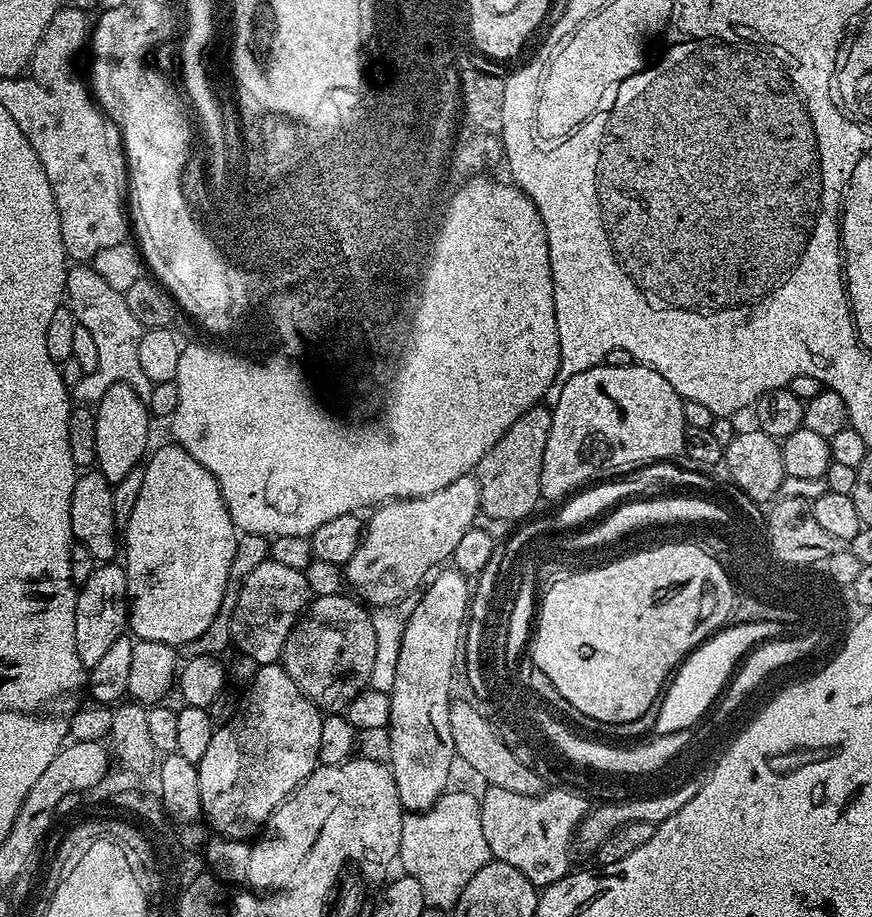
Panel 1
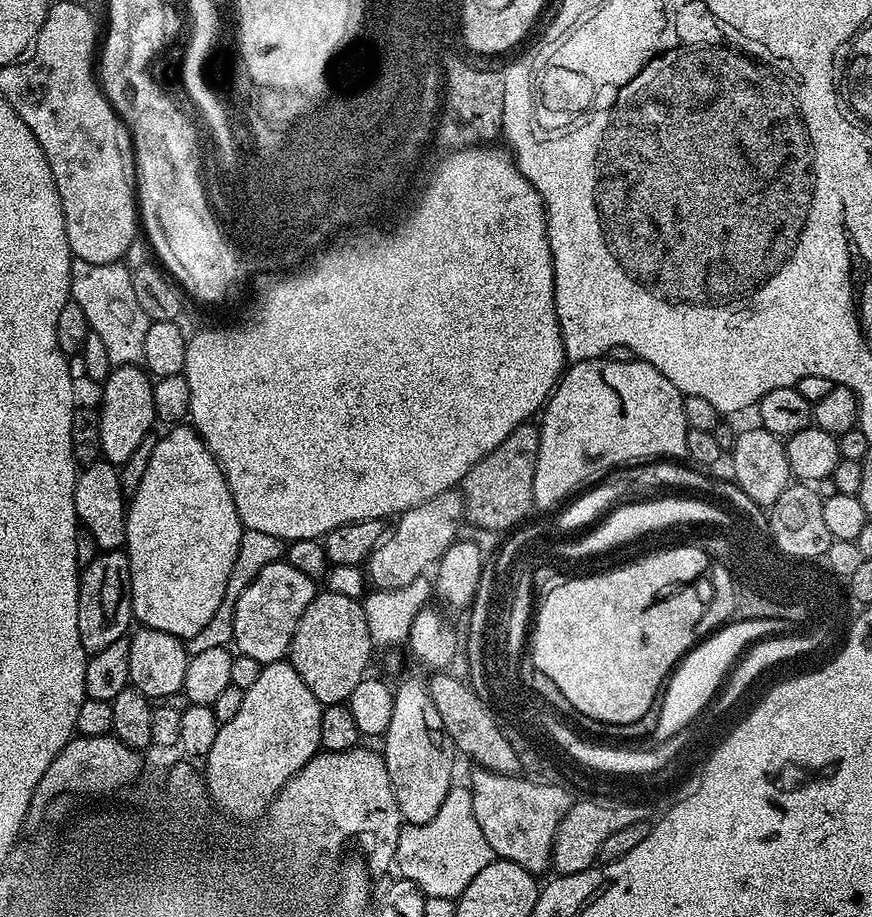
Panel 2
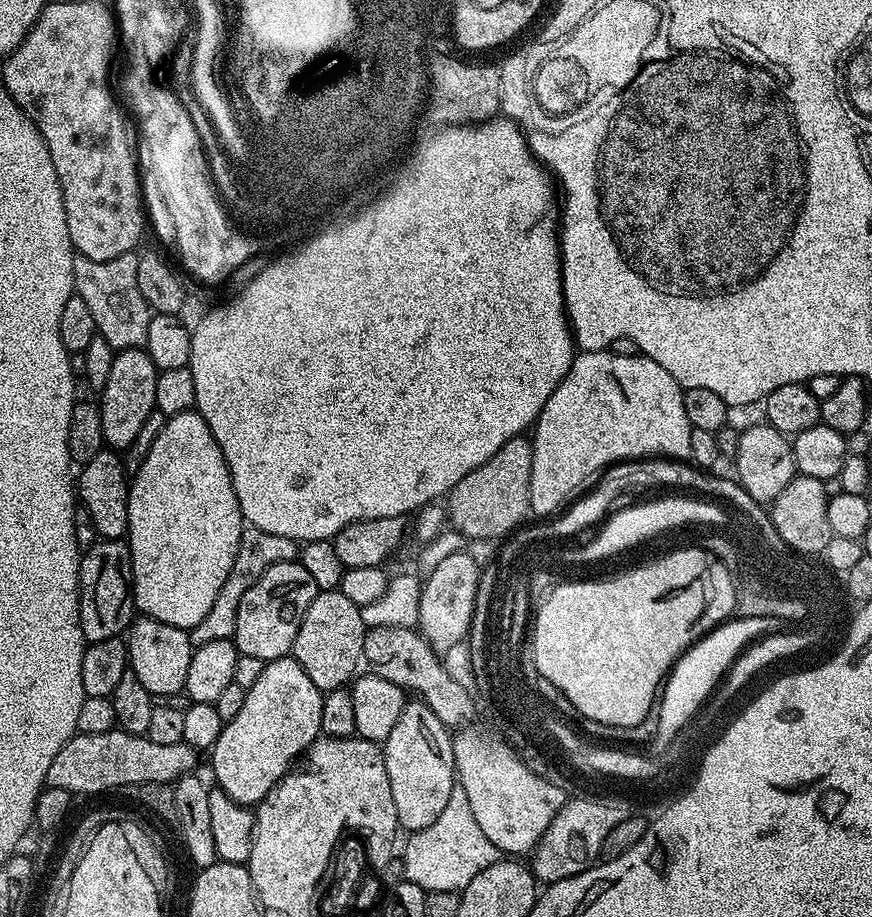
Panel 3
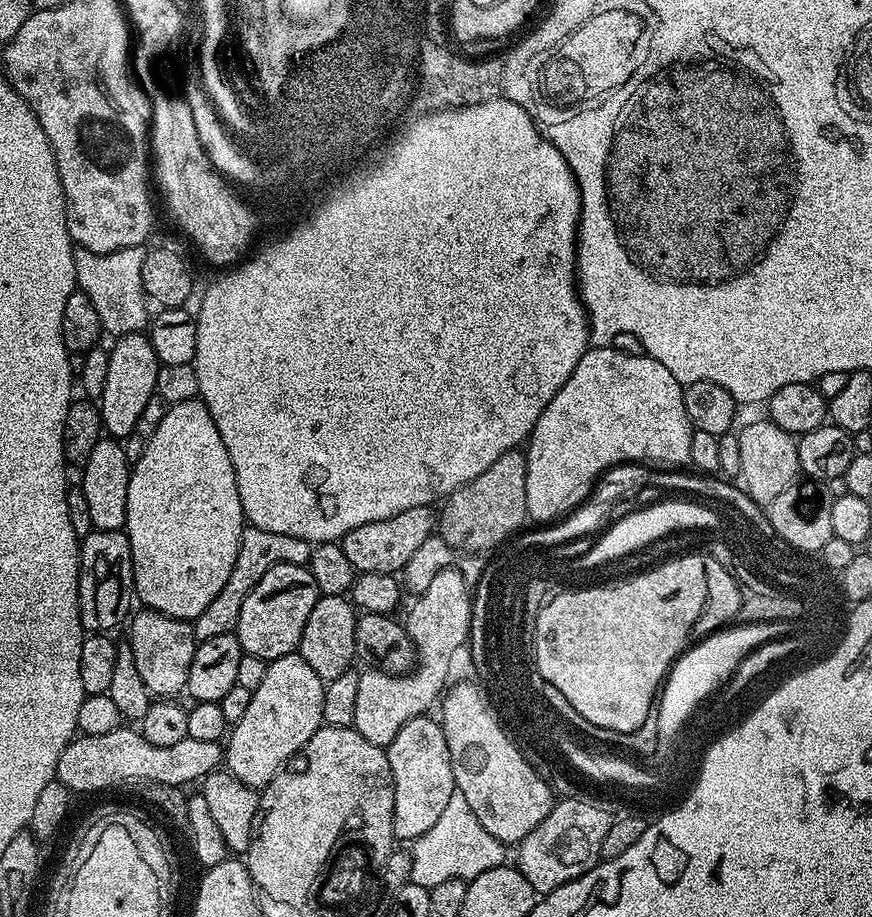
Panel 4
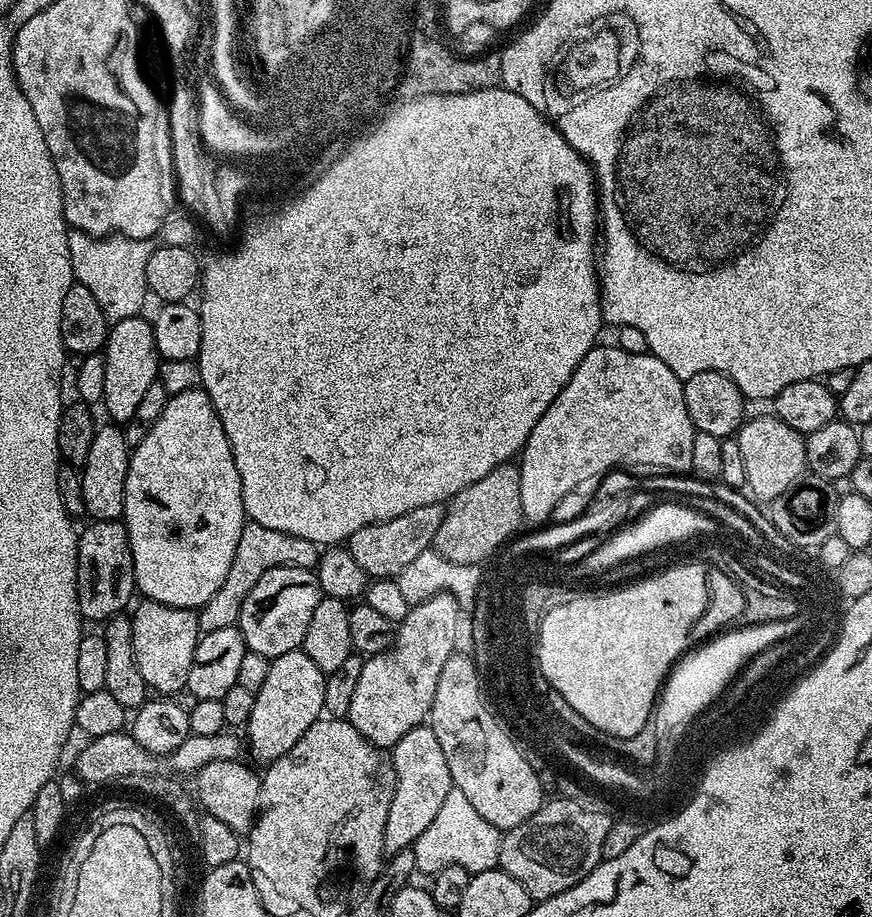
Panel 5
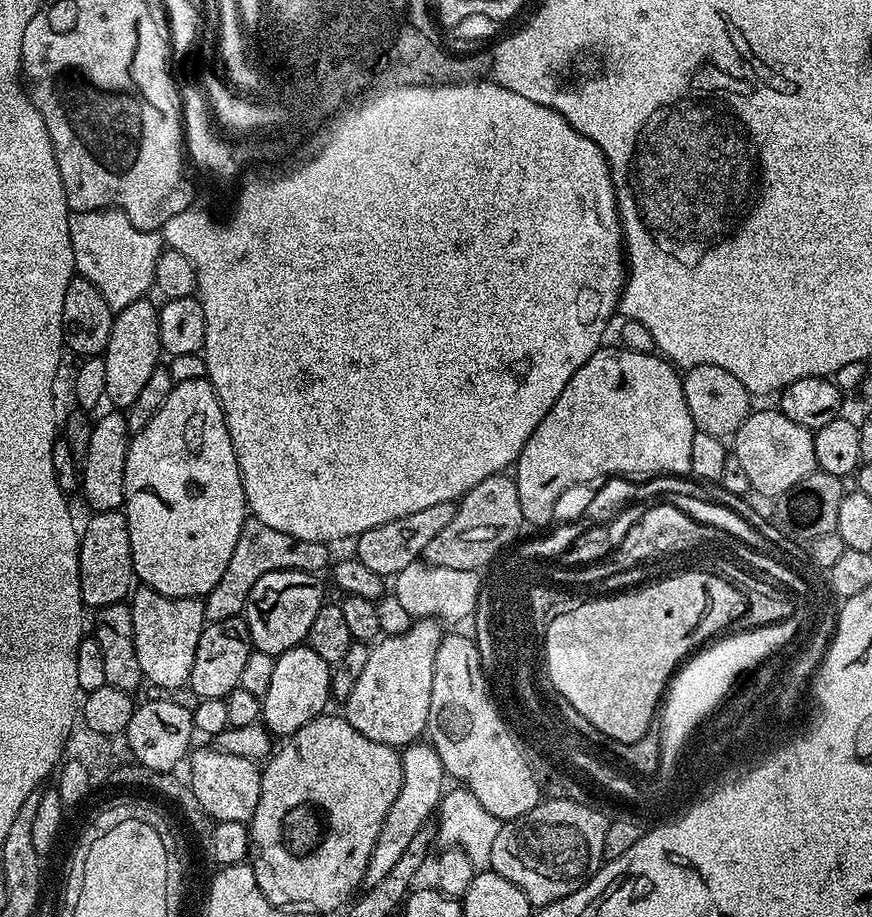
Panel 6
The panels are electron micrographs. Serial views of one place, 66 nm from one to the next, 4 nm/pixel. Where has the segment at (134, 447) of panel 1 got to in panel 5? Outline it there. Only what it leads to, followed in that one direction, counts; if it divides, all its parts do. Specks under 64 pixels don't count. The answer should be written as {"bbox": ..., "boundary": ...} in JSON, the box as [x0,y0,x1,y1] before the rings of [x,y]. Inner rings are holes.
{"bbox":[102,315,160,426],"boundary":[[[143,315],[115,321],[108,330],[108,342],[102,349],[106,362],[106,390],[102,408],[108,411],[107,419],[123,426],[138,410],[146,389],[157,383],[160,370],[160,355],[156,353],[152,320]]]}

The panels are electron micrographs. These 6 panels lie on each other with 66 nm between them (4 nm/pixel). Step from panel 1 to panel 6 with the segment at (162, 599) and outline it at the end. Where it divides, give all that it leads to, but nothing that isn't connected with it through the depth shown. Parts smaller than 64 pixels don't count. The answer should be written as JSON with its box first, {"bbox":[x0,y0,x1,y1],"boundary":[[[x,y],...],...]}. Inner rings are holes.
{"bbox":[122,378,249,598],"boundary":[[[207,378],[173,383],[162,410],[146,422],[146,430],[129,439],[122,511],[130,530],[132,571],[143,587],[153,588],[163,596],[203,598],[218,586],[249,511],[224,411]]]}

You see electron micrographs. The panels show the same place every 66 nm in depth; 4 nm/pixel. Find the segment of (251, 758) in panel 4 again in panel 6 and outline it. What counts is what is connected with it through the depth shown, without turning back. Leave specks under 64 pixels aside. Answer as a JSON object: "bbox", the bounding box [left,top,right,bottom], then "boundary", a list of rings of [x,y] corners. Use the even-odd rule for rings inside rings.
{"bbox":[262,643,333,737],"boundary":[[[307,643],[286,650],[276,657],[274,675],[262,698],[262,723],[273,737],[293,736],[314,717],[321,715],[332,696],[331,678],[333,669]]]}

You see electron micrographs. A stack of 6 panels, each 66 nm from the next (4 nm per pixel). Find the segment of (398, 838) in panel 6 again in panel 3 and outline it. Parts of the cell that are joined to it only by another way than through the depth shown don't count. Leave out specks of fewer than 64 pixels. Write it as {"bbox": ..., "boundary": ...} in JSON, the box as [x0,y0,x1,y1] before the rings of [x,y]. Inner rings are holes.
{"bbox":[382,702,457,833],"boundary":[[[408,702],[402,714],[398,714],[398,723],[390,730],[390,738],[384,740],[382,751],[390,778],[390,794],[394,794],[394,810],[398,810],[398,822],[405,833],[430,826],[442,814],[453,788],[457,787],[452,737],[453,733],[427,704]]]}

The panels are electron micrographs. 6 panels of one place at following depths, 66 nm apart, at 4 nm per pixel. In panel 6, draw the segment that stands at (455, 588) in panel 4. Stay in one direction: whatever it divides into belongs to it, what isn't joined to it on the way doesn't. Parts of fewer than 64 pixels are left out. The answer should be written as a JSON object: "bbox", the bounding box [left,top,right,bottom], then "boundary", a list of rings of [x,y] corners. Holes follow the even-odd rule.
{"bbox":[342,618,442,750],"boundary":[[[420,618],[408,632],[377,639],[354,690],[342,704],[345,720],[370,742],[382,742],[397,750],[417,743],[425,735],[430,714],[430,690],[434,686],[434,658],[442,639],[441,621]]]}

